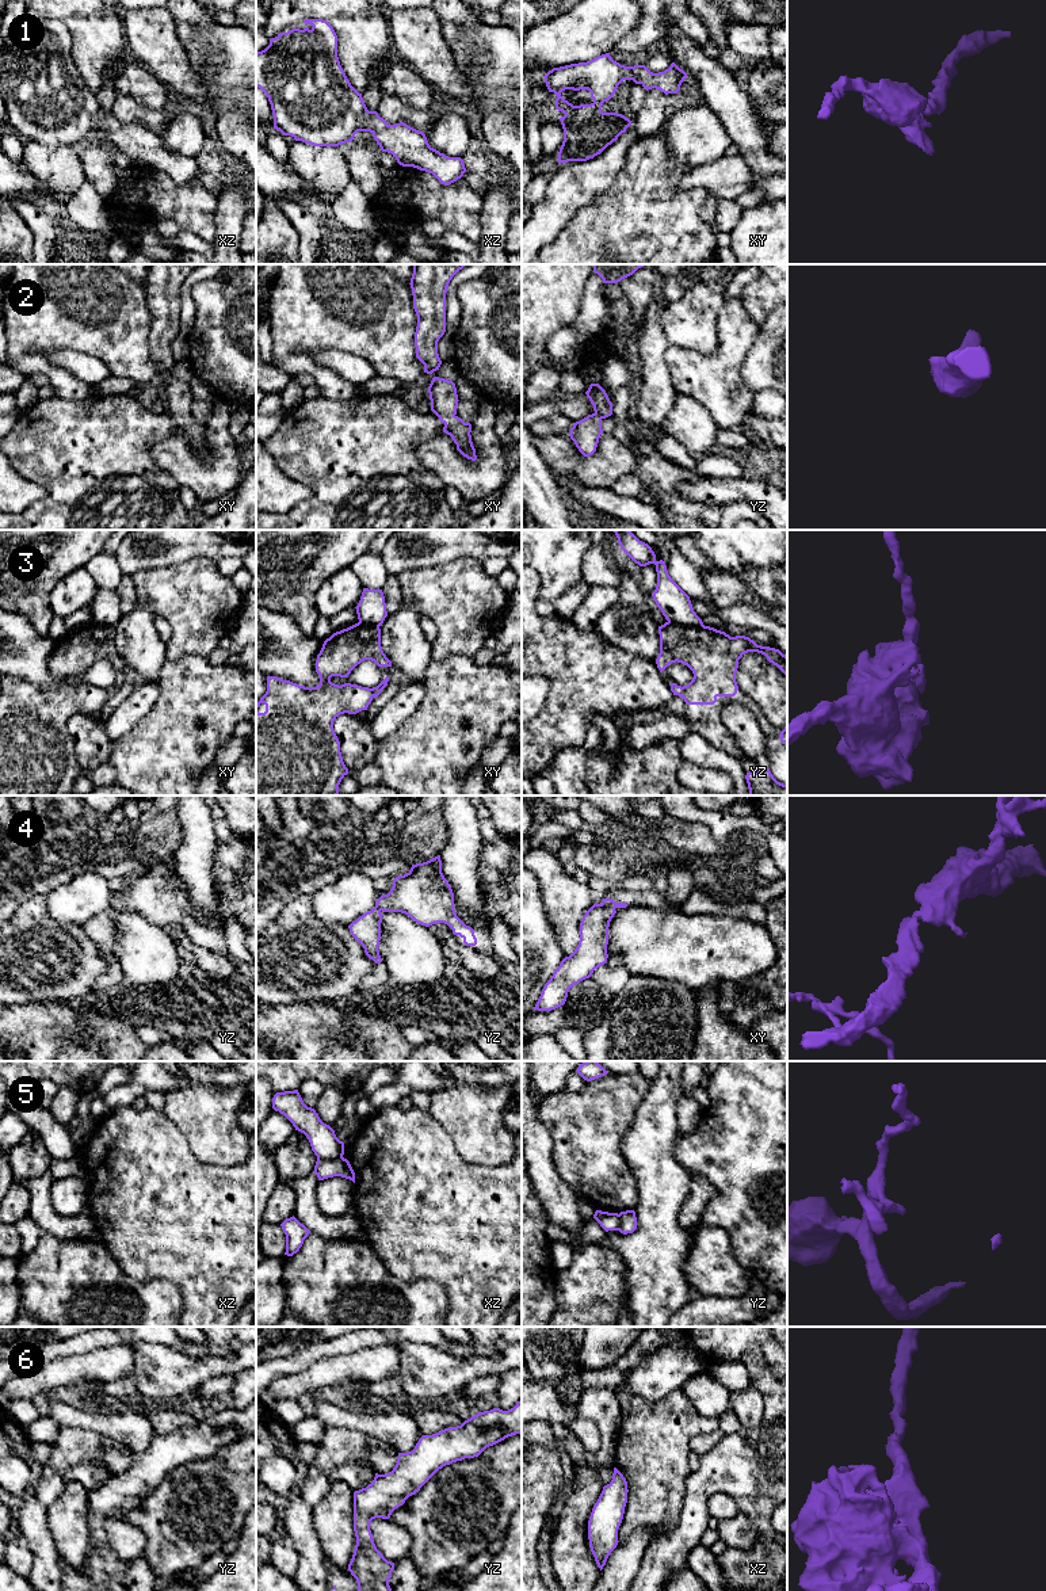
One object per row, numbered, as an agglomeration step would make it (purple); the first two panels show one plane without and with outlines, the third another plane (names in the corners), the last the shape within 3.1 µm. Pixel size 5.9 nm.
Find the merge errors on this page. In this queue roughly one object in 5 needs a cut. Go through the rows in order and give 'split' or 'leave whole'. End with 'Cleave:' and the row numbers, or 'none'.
1: leave whole
2: leave whole
3: split
4: leave whole
5: split
6: leave whole
Cleave: 3, 5

